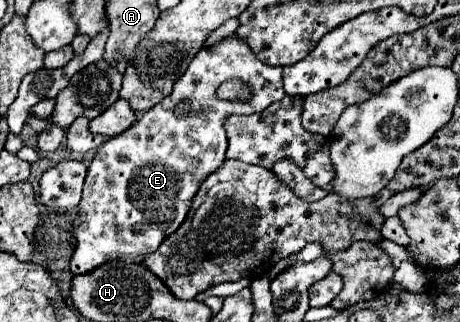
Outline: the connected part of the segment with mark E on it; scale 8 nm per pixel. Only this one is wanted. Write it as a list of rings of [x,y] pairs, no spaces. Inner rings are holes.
[[[235,35],[219,47],[201,49],[189,69],[175,81],[171,95],[149,109],[123,135],[107,139],[97,149],[75,217],[77,247],[71,271],[85,275],[109,261],[143,263],[183,223],[203,179],[223,165],[227,151],[225,119],[229,115],[261,113],[271,103],[281,101],[283,95],[281,67],[259,63]],[[233,77],[253,87],[251,101],[223,101],[217,97],[219,85]],[[183,101],[191,103],[189,113],[177,117],[175,109]]]

